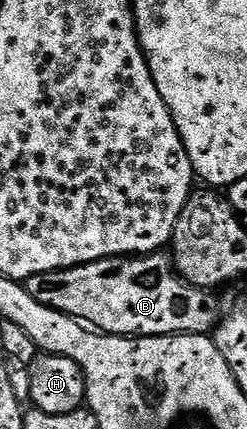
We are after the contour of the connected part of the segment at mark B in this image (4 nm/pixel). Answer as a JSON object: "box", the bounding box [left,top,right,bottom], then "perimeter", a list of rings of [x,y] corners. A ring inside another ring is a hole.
{"box":[24,250,220,336],"perimeter":[[[162,250],[140,256],[110,256],[75,268],[36,274],[24,283],[36,302],[60,310],[107,336],[210,334],[220,319],[214,297],[217,295],[205,288],[193,288],[178,275],[173,259]]]}

